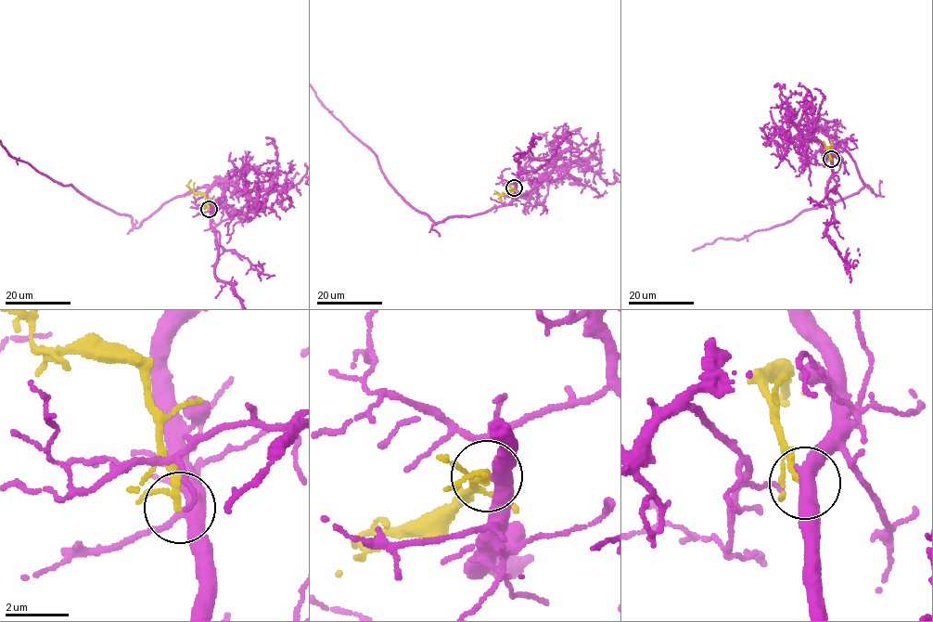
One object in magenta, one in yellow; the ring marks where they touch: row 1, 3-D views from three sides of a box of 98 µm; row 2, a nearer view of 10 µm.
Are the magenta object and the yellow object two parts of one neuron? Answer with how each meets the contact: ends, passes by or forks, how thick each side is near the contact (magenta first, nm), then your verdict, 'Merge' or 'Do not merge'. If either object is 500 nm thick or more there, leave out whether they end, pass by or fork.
At the ring magenta passes by. At the ring yellow passes by. Thickness 440 nm (magenta) against 170 nm. Merge

